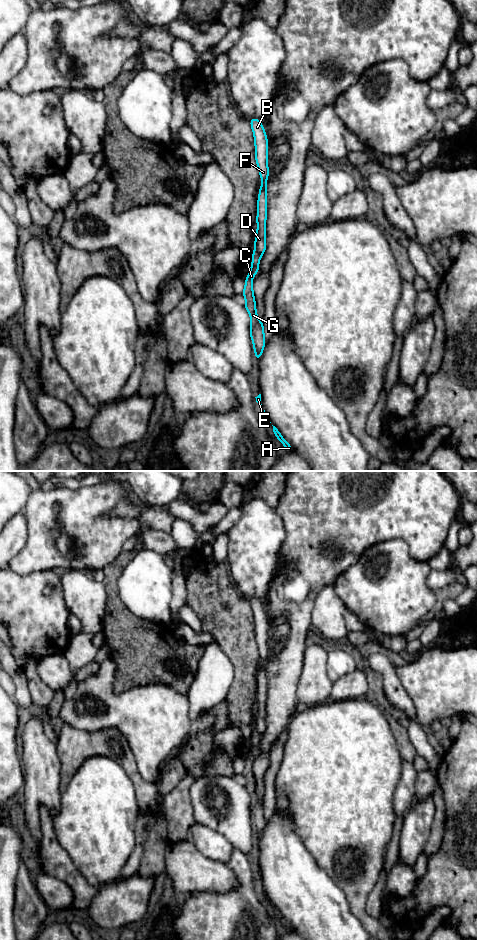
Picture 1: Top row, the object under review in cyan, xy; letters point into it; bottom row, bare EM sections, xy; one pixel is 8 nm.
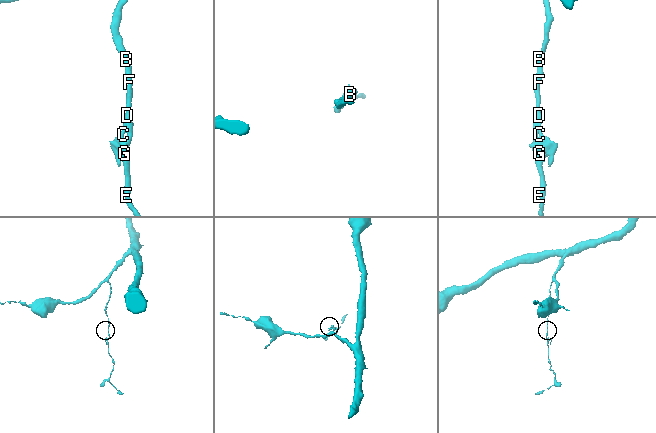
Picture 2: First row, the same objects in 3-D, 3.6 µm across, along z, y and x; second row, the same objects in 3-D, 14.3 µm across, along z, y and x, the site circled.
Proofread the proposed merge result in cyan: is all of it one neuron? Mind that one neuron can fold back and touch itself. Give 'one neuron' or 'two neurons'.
one neuron

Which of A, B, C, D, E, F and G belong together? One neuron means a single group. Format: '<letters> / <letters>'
A B C D E F G

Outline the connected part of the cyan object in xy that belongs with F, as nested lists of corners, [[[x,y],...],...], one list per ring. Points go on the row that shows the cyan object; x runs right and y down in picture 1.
[[[252,118],[250,125],[254,134],[255,143],[255,159],[258,166],[262,184],[259,190],[257,201],[257,233],[255,234],[255,249],[252,254],[252,265],[245,279],[245,287],[243,296],[245,297],[245,308],[250,315],[250,336],[253,342],[255,351],[255,360],[262,356],[265,347],[264,326],[262,321],[258,319],[256,312],[256,302],[253,293],[252,280],[259,271],[259,261],[266,250],[266,217],[267,217],[267,179],[269,176],[268,170],[268,141],[264,127],[259,119]]]

